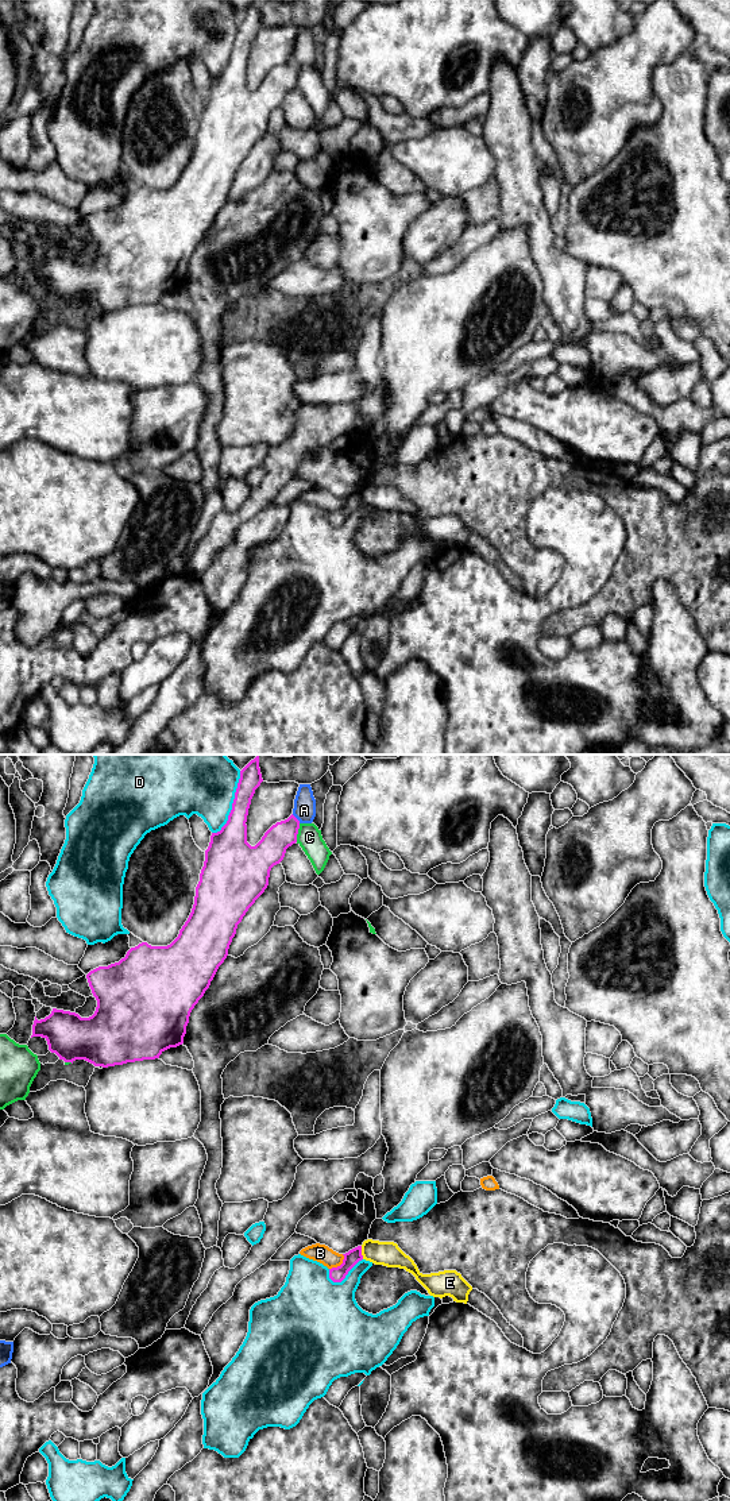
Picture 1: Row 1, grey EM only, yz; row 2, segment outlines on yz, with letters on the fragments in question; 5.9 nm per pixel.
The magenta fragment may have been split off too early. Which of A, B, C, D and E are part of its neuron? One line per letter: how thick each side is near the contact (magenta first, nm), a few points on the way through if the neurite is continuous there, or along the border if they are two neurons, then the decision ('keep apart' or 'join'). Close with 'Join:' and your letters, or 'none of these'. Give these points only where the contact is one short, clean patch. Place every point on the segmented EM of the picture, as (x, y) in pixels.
A: 180/130 nm | keep apart
B: 90/110 nm | keep apart
C: 180/150 nm | keep apart
D: 220/420 nm | keep apart
E: 90/150 nm | along yz (360, 1246), (363, 1258) | keep apart
Join: none of these

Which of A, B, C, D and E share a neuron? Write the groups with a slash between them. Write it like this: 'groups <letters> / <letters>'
groups A / B / C / D / E

